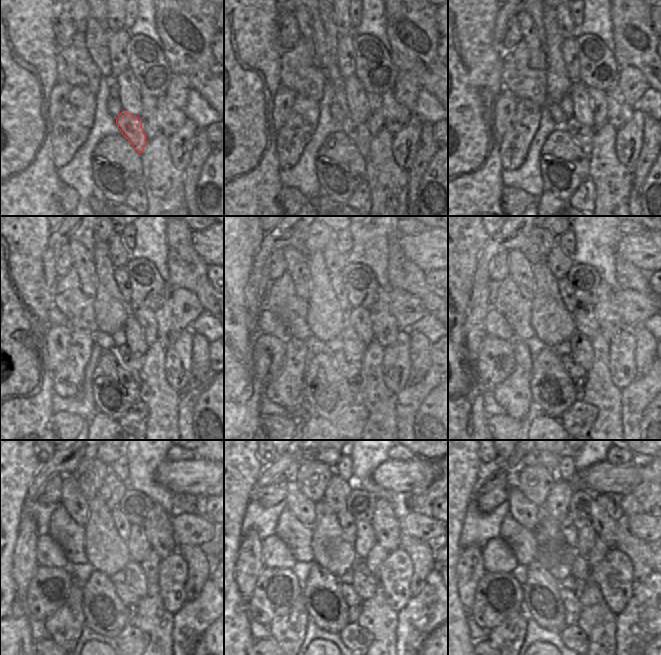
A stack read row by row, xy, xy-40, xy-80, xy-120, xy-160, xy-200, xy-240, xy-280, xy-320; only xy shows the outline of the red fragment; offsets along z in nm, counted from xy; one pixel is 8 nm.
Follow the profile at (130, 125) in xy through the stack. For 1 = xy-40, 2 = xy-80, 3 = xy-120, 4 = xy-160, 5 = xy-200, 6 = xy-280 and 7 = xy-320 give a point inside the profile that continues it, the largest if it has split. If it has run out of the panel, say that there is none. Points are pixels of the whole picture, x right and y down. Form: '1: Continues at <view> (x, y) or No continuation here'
1: Continues at xy-40 (358, 133)
2: Continues at xy-80 (583, 135)
3: Continues at xy-120 (133, 363)
4: Continues at xy-160 (351, 371)
5: Continues at xy-200 (578, 375)
6: Continues at xy-280 (354, 603)
7: Continues at xy-320 (573, 608).

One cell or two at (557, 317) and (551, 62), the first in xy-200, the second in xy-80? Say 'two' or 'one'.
one

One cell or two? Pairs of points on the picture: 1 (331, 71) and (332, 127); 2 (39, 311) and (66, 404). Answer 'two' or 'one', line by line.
1: two
2: two

